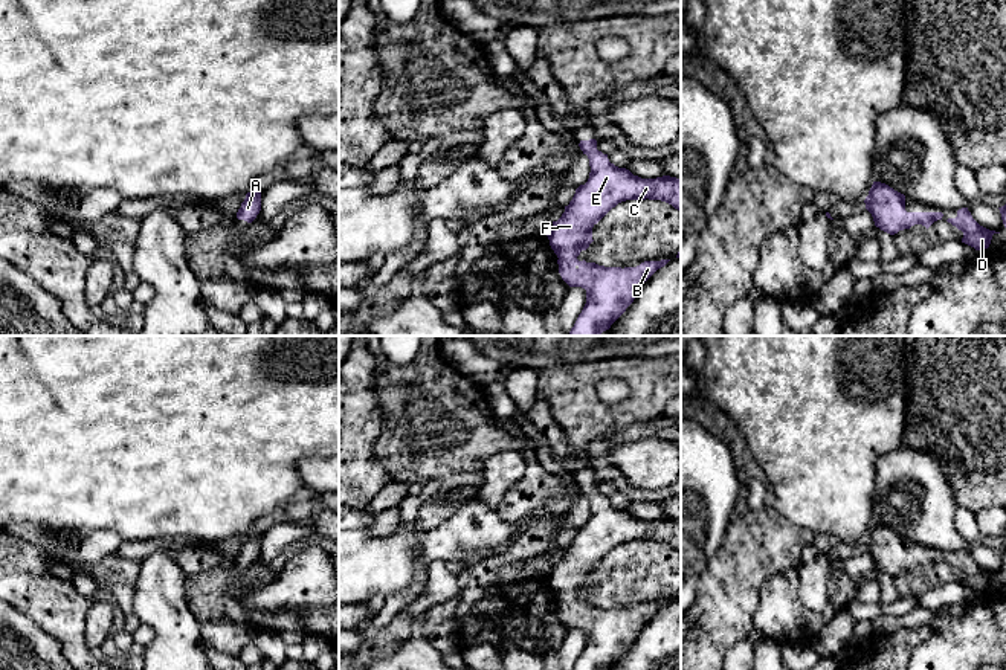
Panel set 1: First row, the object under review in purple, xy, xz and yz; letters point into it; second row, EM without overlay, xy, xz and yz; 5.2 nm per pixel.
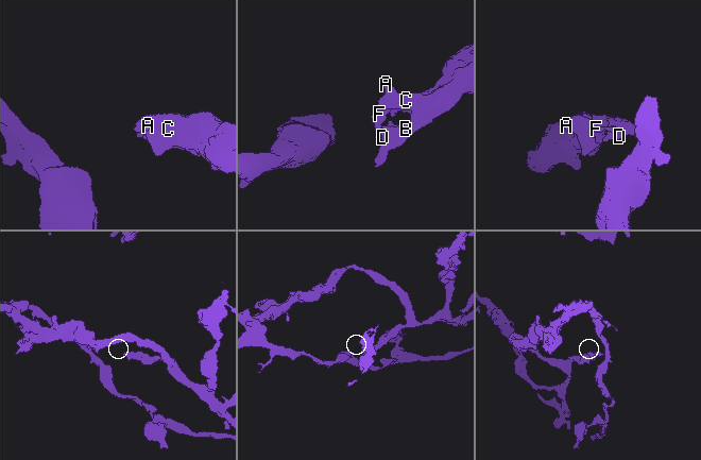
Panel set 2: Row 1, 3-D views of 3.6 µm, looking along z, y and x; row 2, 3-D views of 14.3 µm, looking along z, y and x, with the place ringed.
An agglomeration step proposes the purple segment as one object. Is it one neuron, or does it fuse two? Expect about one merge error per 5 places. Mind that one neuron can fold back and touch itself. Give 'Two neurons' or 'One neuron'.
One neuron

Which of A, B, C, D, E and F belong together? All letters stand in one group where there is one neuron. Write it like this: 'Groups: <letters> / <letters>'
Groups: A B C D E F

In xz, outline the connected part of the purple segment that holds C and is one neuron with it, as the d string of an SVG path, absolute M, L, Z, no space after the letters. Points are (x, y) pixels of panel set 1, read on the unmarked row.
M580 482L583 496L589 501L589 520L576 531L576 536L565 554L548 574L550 588L557 597L559 615L569 629L586 632L586 646L572 670L611 670L611 667L634 644L638 630L670 601L644 603L637 609L605 609L595 604L579 603L577 598L586 592L592 581L592 569L618 545L626 542L661 542L681 554L681 520L663 517L656 520L641 520L626 510L618 510L609 504L608 496L597 491L597 482Z

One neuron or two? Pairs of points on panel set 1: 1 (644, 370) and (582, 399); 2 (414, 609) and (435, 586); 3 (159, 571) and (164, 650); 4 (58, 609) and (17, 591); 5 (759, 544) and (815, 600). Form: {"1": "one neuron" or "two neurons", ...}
{"1": "one neuron", "2": "one neuron", "3": "one neuron", "4": "one neuron", "5": "two neurons"}

